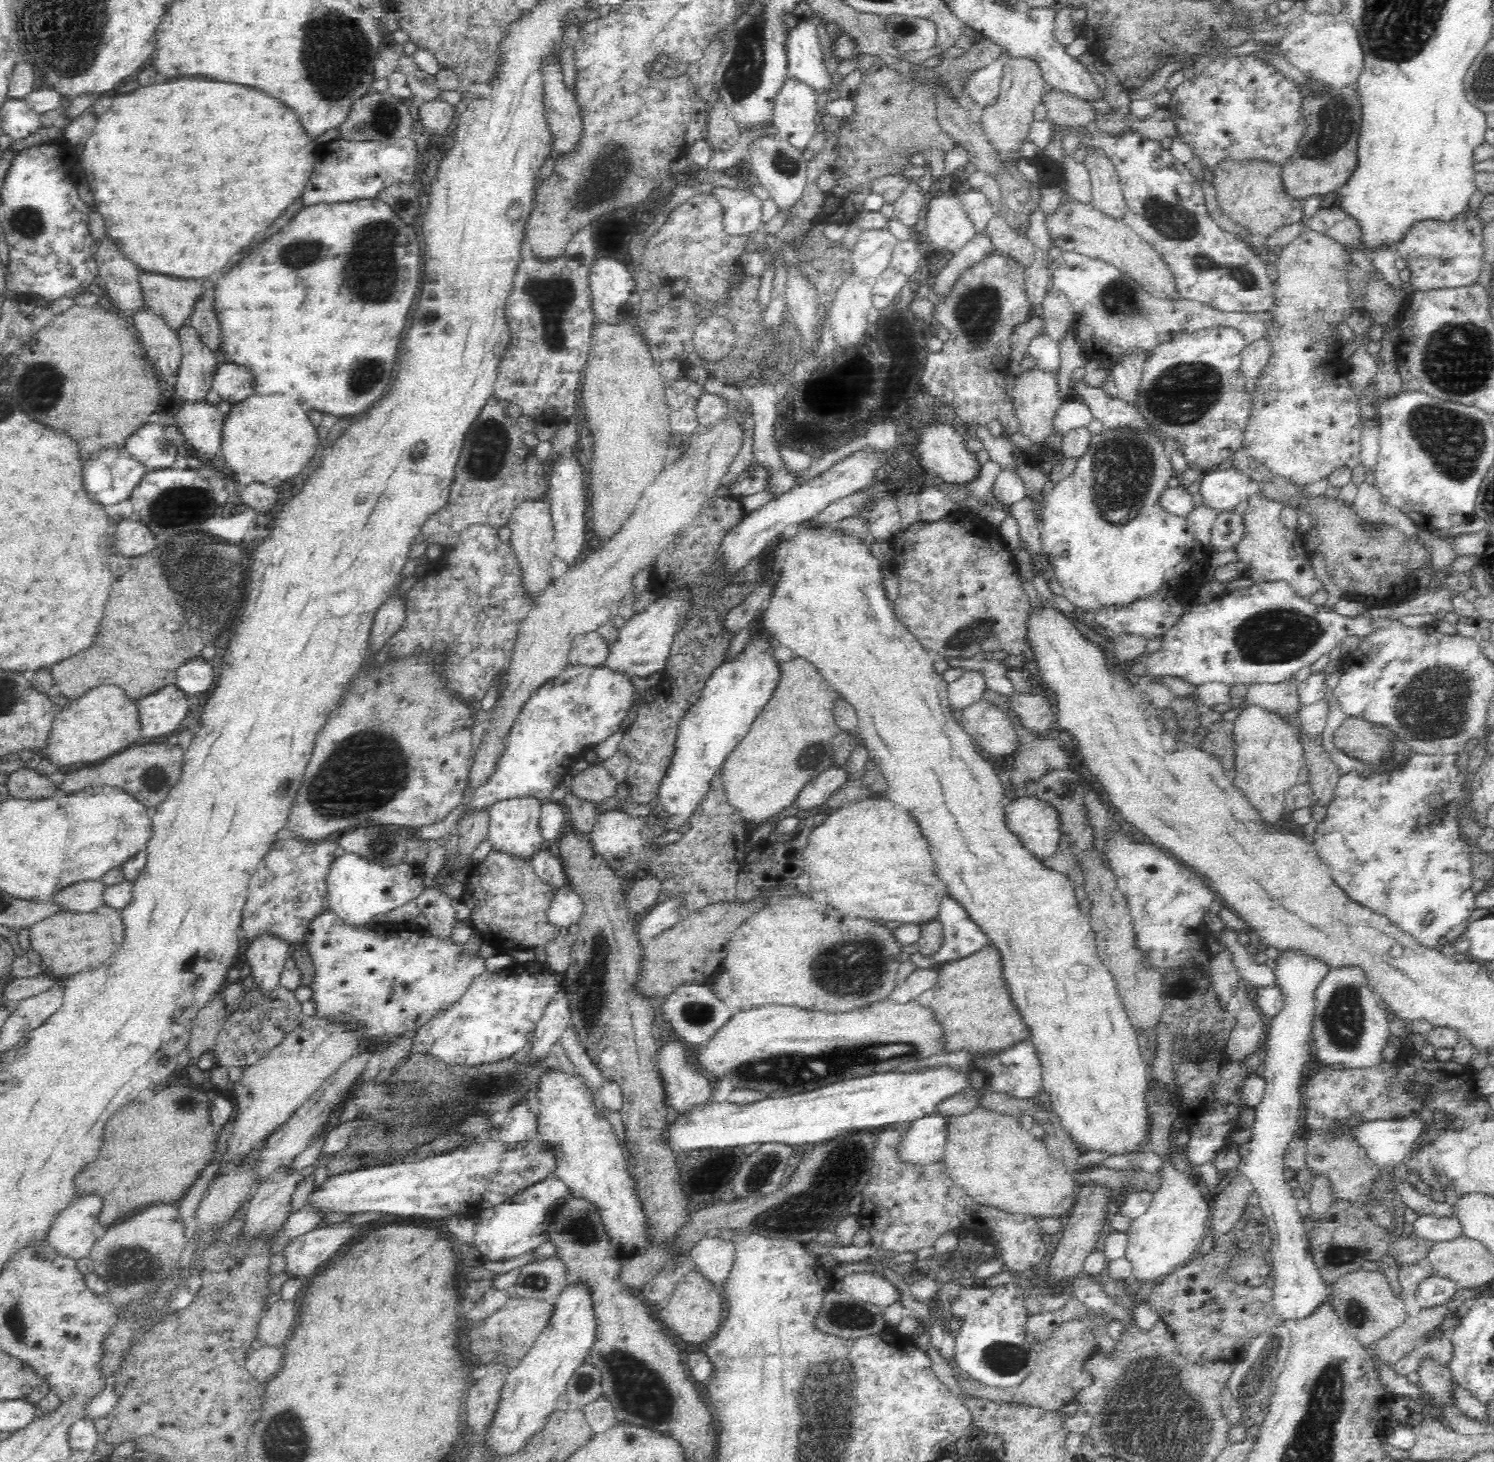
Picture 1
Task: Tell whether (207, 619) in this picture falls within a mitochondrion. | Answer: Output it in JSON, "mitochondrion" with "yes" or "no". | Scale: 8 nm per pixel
{"mitochondrion":"yes"}

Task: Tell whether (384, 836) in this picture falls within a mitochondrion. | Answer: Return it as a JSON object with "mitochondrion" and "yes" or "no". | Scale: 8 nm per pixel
{"mitochondrion":"yes"}

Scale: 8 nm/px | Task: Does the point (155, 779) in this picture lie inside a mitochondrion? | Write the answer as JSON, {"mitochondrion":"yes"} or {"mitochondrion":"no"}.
{"mitochondrion":"yes"}

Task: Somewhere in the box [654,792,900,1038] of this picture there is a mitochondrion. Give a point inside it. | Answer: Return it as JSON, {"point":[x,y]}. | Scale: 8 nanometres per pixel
{"point":[851,969]}

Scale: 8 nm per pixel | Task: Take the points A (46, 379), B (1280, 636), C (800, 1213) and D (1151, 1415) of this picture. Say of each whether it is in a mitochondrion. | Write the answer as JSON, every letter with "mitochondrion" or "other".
{"A":"mitochondrion","B":"mitochondrion","C":"mitochondrion","D":"mitochondrion"}

